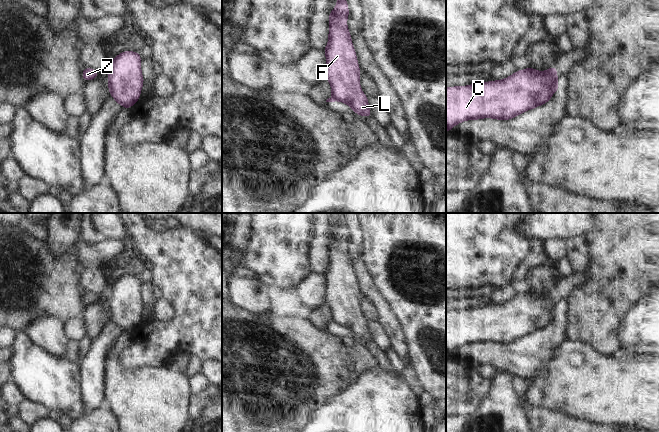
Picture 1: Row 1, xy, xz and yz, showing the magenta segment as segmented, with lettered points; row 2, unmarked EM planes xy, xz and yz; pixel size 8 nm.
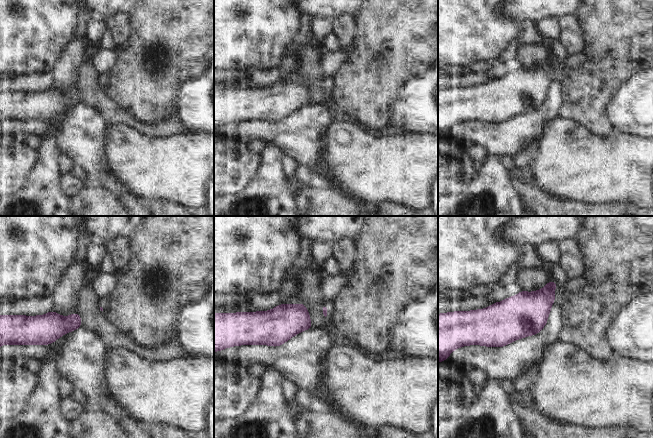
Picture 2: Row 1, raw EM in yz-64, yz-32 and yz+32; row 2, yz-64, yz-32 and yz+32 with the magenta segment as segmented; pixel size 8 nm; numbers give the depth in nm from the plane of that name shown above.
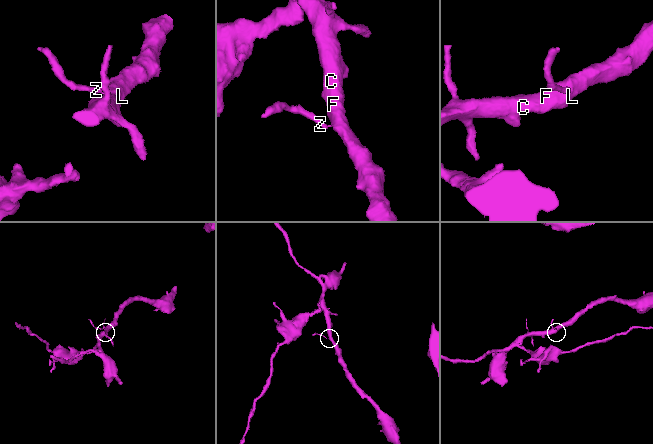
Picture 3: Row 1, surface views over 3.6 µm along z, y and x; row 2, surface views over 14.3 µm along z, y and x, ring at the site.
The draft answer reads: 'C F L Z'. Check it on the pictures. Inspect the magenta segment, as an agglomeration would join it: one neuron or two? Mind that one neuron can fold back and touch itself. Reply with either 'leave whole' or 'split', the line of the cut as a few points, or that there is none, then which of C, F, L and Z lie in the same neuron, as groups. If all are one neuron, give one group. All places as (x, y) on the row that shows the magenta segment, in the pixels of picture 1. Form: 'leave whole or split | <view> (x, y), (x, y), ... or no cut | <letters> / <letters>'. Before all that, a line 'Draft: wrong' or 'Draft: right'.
Draft: wrong
split | yz (556, 80), (552, 92) | C F L / Z

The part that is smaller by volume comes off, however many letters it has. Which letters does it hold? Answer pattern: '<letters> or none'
Z

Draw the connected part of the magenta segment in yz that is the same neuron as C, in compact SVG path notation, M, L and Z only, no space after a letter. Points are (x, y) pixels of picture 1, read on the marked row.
M555 65L547 71L536 71L529 66L525 70L517 70L503 80L446 87L446 132L450 132L451 128L466 120L482 118L511 120L527 110L547 103L552 99L557 76Z

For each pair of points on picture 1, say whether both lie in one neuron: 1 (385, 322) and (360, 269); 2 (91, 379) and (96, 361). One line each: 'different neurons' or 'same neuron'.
1: same neuron
2: same neuron

